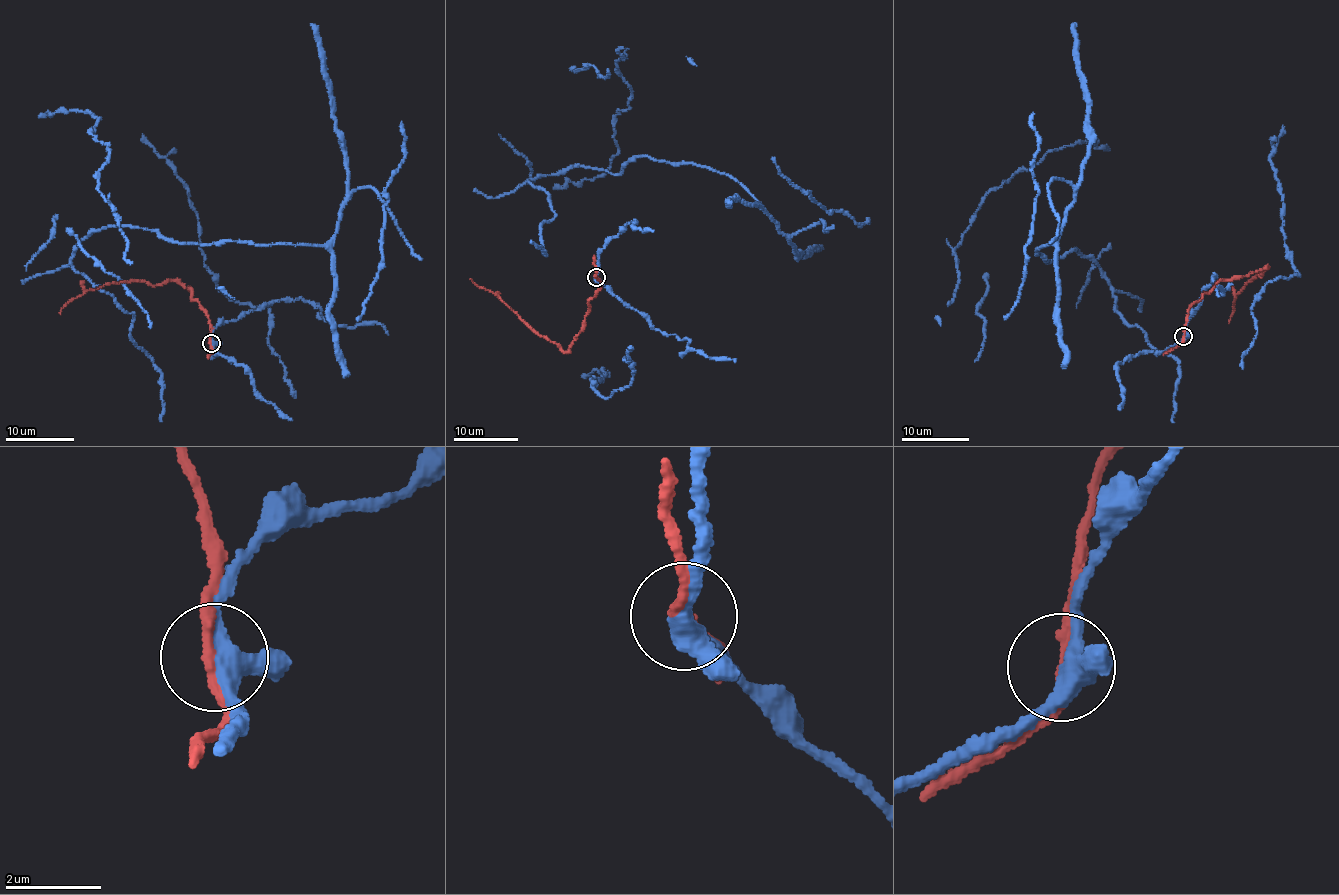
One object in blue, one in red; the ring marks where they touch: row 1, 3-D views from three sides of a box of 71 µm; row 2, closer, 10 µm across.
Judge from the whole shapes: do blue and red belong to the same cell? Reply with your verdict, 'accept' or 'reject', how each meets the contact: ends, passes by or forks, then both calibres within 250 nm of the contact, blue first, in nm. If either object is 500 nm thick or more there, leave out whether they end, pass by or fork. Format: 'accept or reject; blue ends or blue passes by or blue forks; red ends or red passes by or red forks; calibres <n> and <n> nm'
reject; blue forks; red passes by; calibres 360 and 200 nm

